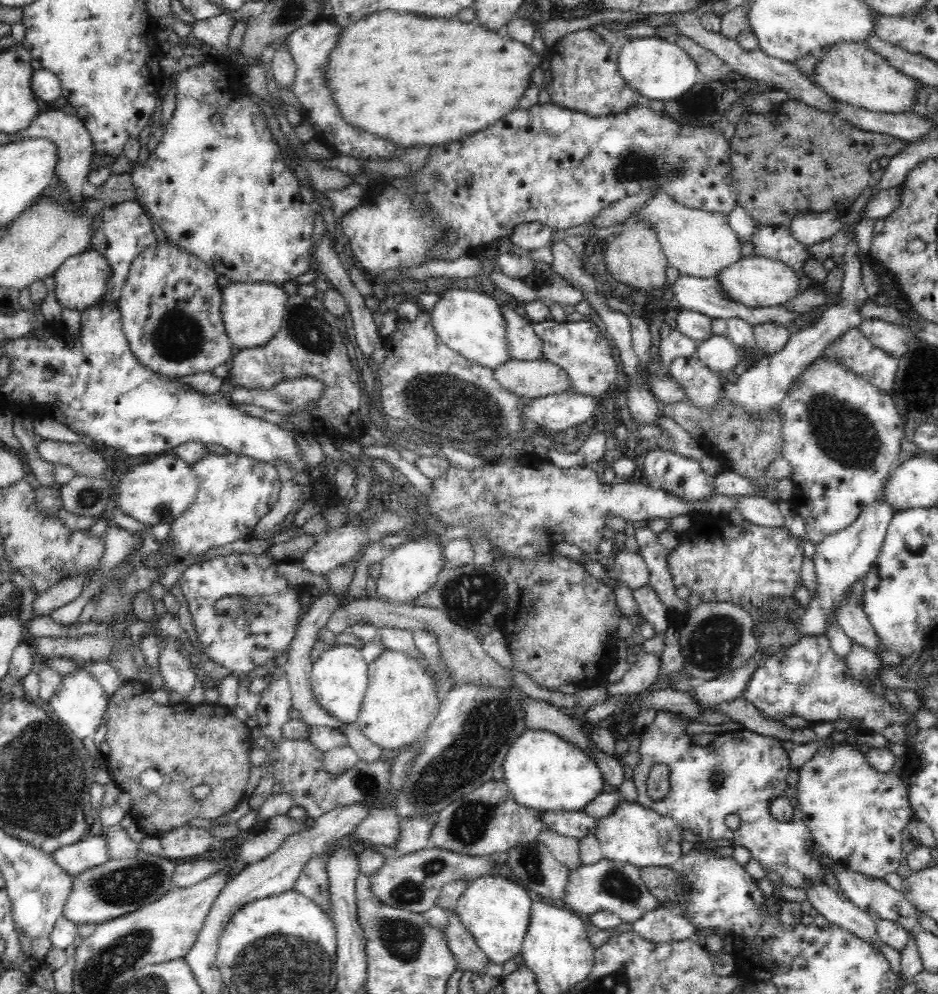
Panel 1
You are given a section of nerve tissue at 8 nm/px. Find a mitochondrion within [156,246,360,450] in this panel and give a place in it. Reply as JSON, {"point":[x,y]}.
{"point":[307,326]}

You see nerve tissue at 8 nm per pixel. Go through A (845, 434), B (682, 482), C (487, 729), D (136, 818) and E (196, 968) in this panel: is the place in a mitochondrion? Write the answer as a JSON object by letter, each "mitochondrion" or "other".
{"A":"mitochondrion","B":"mitochondrion","C":"mitochondrion","D":"other","E":"other"}

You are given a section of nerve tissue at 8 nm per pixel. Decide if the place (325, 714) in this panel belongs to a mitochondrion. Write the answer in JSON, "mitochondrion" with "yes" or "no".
{"mitochondrion":"no"}

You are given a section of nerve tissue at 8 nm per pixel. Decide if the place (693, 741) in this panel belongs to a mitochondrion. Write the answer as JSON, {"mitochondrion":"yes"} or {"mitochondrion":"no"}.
{"mitochondrion":"no"}

